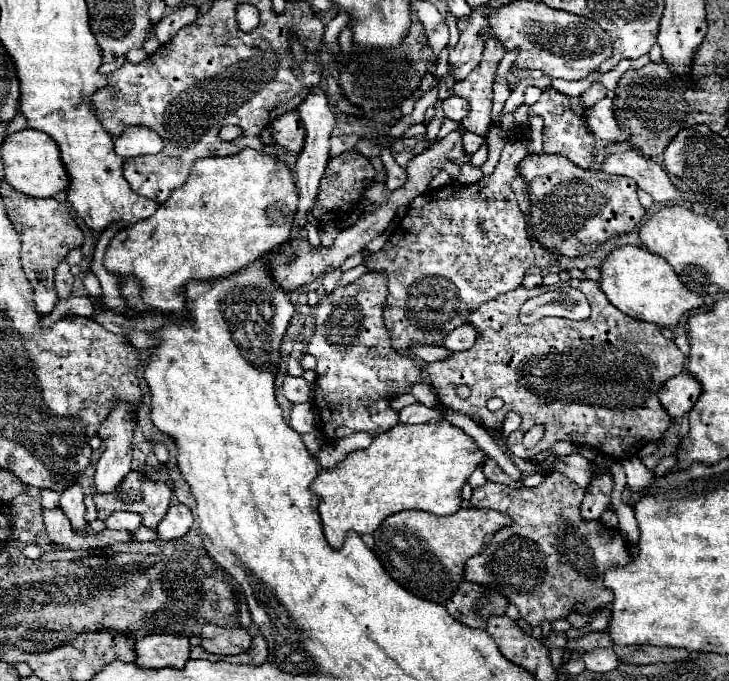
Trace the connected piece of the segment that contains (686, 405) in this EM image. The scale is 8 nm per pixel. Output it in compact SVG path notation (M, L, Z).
M682 370L680 374L666 380L666 384L660 388L660 402L672 418L680 418L686 412L690 412L700 392L702 392L702 386L698 378Z

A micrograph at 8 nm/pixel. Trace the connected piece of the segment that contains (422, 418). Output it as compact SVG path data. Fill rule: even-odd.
M420 402L400 410L400 422L404 422L404 424L422 424L422 422L440 422L440 420L442 420L442 416L436 410L424 406Z

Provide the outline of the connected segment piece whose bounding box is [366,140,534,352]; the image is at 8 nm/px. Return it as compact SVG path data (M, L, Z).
M526 140L508 142L502 150L500 162L490 178L482 178L476 184L448 184L438 190L428 190L412 200L406 216L400 220L398 230L392 232L384 248L366 260L366 272L384 272L388 276L388 296L384 302L384 324L390 332L390 342L396 352L408 350L410 344L442 346L440 340L448 332L468 322L468 314L480 304L516 290L522 284L524 272L532 266L534 252L528 240L526 218L516 204L510 182L516 172L516 164L528 154Z

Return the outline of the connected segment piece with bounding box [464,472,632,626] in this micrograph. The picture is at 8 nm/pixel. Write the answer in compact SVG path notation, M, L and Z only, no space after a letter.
M560 472L546 474L544 482L536 488L508 488L504 484L486 482L484 486L476 488L472 494L472 504L478 508L492 508L492 510L504 510L514 524L508 528L502 528L494 534L492 544L478 556L472 556L464 570L464 580L474 580L478 584L500 588L500 592L520 608L520 616L530 626L540 626L542 622L550 622L556 618L566 618L570 612L578 614L590 614L596 612L602 606L608 606L614 596L604 586L602 578L604 572L610 568L618 568L632 562L630 550L618 530L606 528L602 522L584 522L580 518L580 502L584 498L586 490L576 486L570 478L562 476Z

